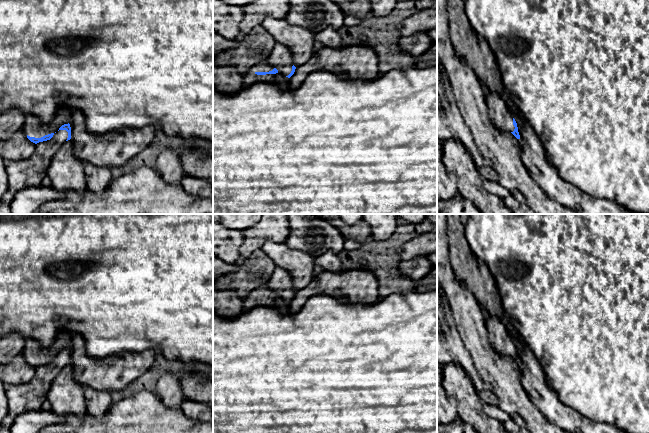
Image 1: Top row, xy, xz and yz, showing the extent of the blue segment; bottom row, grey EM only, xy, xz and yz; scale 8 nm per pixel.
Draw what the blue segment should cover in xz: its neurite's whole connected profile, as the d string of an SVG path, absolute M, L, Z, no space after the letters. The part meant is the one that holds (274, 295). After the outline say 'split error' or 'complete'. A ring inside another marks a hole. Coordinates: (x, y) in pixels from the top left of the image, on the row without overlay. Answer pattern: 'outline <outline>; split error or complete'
outline M265 286L260 287L250 293L243 300L243 311L250 311L254 307L273 307L281 314L290 313L289 302L294 298L296 291L292 290L292 295L288 300L284 300L278 296L276 292Z; split error

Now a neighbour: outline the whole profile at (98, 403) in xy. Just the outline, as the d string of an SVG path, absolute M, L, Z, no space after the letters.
M90 387L84 388L86 413L102 418L112 405L112 395L106 391L95 391Z

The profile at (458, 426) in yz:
M457 418L449 425L442 425L437 420L437 433L478 433L471 425Z

